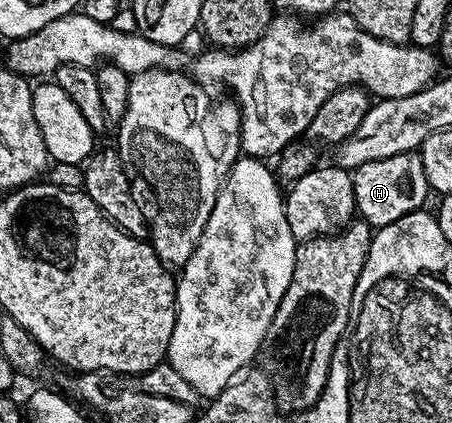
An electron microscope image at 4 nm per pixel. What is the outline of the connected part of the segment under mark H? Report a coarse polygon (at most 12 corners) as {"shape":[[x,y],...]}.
{"shape":[[419,151],[365,161],[351,180],[373,229],[420,210],[429,196]]}

